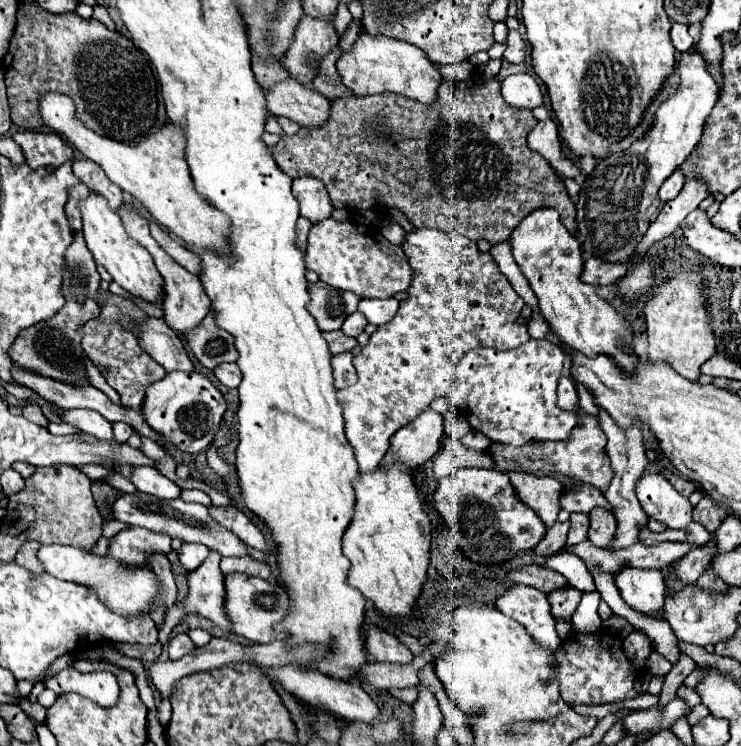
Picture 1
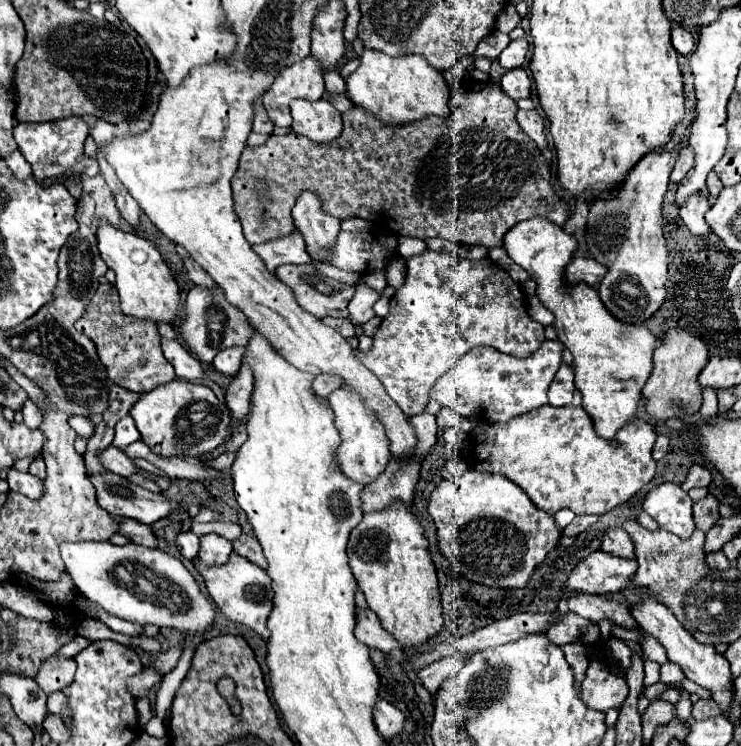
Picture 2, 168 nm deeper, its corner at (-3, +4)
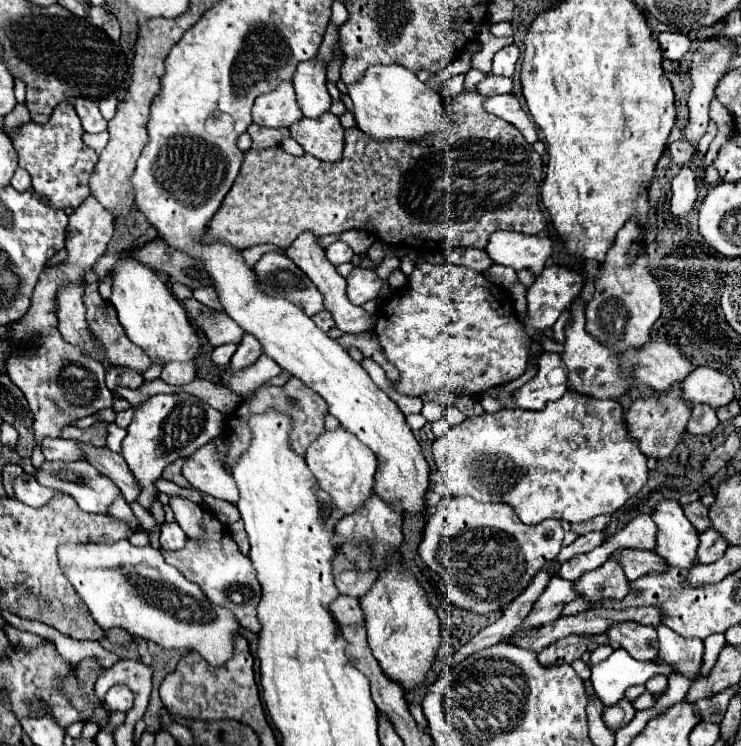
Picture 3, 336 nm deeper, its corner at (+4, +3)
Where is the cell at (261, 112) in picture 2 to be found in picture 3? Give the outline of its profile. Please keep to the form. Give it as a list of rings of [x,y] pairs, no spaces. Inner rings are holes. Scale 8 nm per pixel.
[[[251,124],[249,130],[251,134],[251,150],[265,150],[265,148],[271,148],[271,146],[279,146],[285,138],[289,138],[289,128],[281,128],[281,130],[273,130],[273,128],[263,128],[263,126],[257,126],[257,124]]]

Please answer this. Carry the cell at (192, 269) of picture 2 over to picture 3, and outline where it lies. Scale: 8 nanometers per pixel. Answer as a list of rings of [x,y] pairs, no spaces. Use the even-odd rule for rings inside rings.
[[[199,288],[199,290],[193,292],[193,298],[199,300],[201,304],[213,308],[213,310],[221,310],[221,312],[225,312],[223,306],[221,306],[221,302],[219,302],[219,296],[217,296],[217,292],[215,292],[213,288]]]

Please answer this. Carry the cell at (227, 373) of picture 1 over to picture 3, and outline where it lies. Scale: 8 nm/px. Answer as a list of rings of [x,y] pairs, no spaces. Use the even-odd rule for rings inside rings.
[[[223,344],[223,346],[217,346],[211,354],[211,360],[215,366],[229,366],[229,360],[231,356],[235,354],[237,346],[235,344]]]

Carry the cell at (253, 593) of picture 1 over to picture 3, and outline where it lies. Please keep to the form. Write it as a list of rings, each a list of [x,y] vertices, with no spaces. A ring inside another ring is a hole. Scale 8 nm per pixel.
[[[207,510],[203,512],[201,528],[203,528],[203,538],[199,542],[187,540],[187,544],[181,550],[173,550],[173,552],[161,550],[165,562],[175,566],[187,580],[195,582],[213,604],[229,608],[243,628],[257,634],[261,630],[261,624],[257,618],[257,604],[261,598],[261,588],[255,578],[251,560],[245,554],[241,554],[227,526],[223,526],[213,512],[207,512]]]

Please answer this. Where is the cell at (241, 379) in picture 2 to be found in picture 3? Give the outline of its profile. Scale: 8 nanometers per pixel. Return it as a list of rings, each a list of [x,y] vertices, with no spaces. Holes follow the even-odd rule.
[[[245,334],[243,340],[241,340],[241,344],[239,344],[239,348],[237,348],[237,352],[231,358],[229,368],[231,370],[241,370],[245,366],[251,366],[261,354],[263,354],[261,342],[253,334]]]

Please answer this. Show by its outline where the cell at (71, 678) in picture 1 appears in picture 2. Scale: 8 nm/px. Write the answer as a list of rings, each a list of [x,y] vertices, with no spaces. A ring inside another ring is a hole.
[[[50,657],[40,667],[40,673],[34,679],[42,687],[44,693],[54,693],[54,691],[62,691],[66,685],[74,681],[74,669],[76,669],[74,659]]]

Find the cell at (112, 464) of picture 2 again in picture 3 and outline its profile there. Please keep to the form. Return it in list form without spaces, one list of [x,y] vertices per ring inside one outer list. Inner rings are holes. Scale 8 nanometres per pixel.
[[[43,438],[41,440],[41,452],[45,460],[61,460],[61,462],[73,462],[83,460],[77,442],[75,440],[63,440],[63,438]]]

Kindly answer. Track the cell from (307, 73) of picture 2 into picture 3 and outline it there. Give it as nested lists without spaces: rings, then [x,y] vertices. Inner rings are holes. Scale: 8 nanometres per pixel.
[[[283,82],[277,90],[263,94],[253,104],[253,122],[267,128],[289,128],[303,118],[291,82]]]

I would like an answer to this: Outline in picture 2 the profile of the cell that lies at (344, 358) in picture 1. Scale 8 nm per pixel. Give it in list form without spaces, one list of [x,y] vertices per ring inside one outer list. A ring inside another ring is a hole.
[[[320,373],[314,379],[314,391],[322,397],[328,397],[330,393],[340,389],[344,379],[340,375],[330,375],[330,373]]]

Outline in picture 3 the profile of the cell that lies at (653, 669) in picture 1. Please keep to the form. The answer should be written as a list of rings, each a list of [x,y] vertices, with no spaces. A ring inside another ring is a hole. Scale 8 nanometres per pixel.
[[[617,622],[607,630],[607,634],[613,642],[619,642],[635,660],[655,660],[655,656],[659,654],[657,630],[653,626],[643,626],[637,622]]]

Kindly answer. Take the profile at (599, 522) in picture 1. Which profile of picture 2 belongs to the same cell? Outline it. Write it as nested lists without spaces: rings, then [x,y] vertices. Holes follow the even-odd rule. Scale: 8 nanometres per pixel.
[[[620,527],[608,529],[602,537],[602,545],[600,545],[606,553],[618,553],[620,557],[634,557],[634,545],[632,539],[628,537],[628,533]]]

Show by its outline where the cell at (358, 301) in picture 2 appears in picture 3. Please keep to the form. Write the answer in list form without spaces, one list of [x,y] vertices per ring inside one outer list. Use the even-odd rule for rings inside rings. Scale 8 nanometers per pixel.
[[[353,268],[347,276],[347,296],[355,306],[377,298],[381,288],[383,280],[375,274],[373,268]]]

